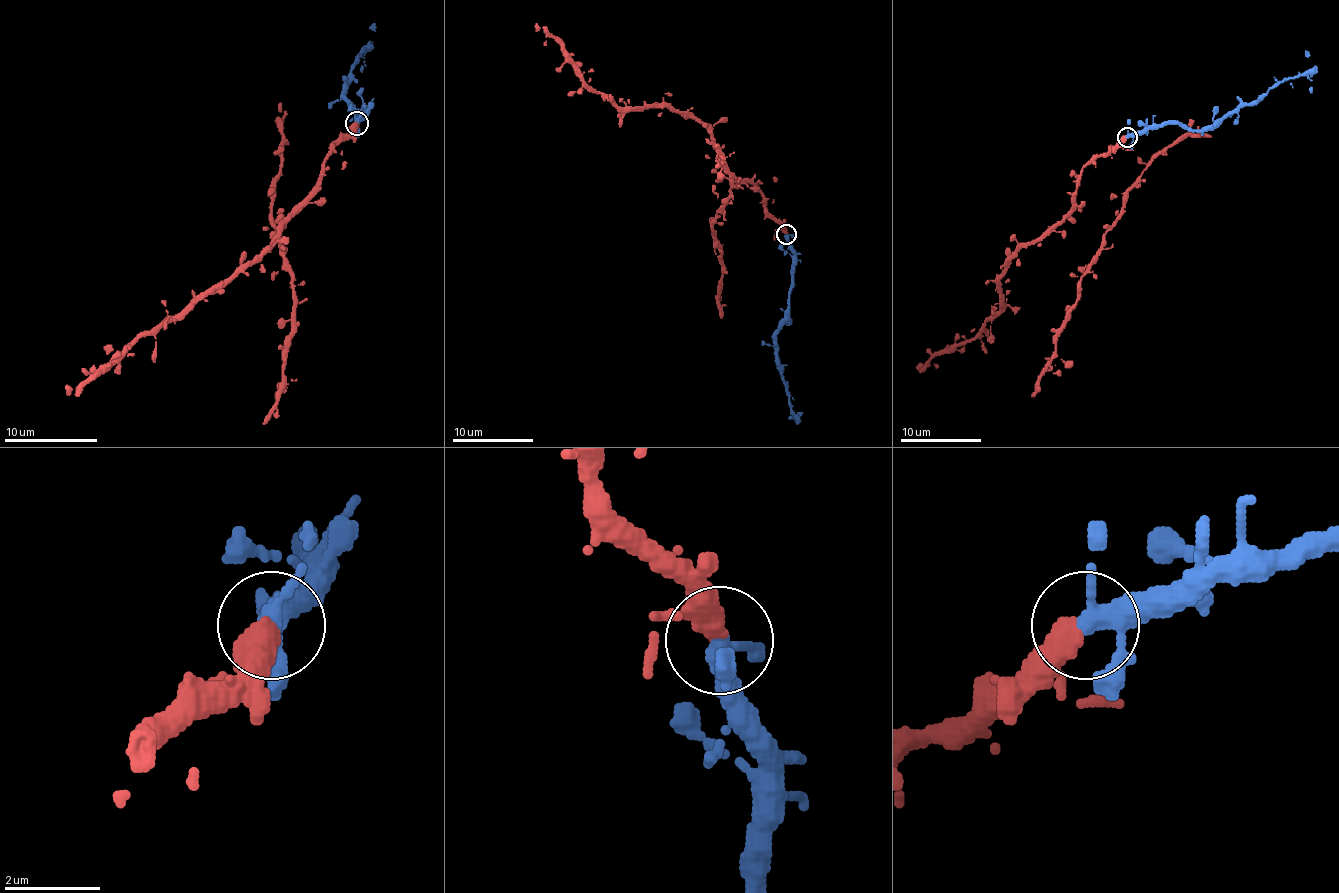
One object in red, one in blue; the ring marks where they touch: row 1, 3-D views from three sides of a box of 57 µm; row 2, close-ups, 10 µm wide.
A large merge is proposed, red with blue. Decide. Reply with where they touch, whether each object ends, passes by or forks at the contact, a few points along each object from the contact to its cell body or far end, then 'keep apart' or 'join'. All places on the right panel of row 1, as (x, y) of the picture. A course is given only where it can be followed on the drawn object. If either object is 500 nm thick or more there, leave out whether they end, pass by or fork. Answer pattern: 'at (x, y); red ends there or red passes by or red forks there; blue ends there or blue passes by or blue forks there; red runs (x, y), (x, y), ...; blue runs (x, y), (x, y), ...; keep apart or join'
at (1127, 137); red ends there; blue forks there; red runs (1127, 136), (1083, 168), (1071, 211), (1014, 253), (1000, 310), (921, 362); blue runs (1127, 136), (1165, 124), (1212, 130), (1244, 106), (1252, 106), (1271, 88), (1307, 74), (1315, 65), (1305, 51); join

